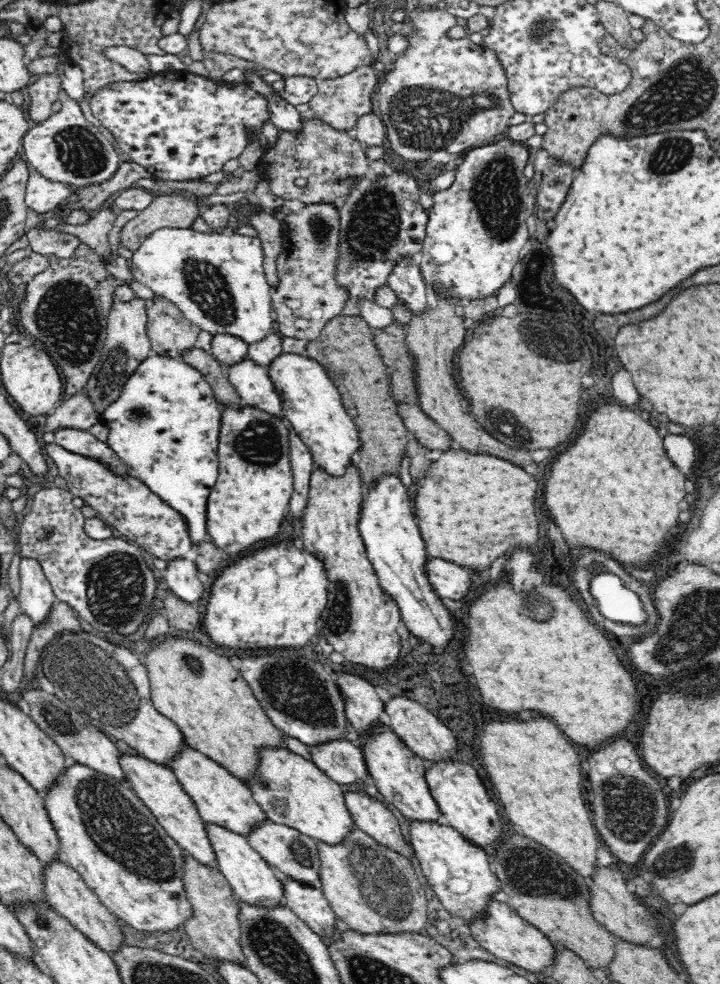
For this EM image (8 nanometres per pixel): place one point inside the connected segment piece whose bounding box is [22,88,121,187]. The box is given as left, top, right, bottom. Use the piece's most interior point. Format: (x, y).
(66, 148)

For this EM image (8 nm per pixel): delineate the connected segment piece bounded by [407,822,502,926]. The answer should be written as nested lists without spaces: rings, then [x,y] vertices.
[[[407,822],[411,845],[415,849],[415,858],[418,858],[422,874],[428,879],[439,902],[448,912],[457,918],[462,918],[466,926],[472,919],[479,918],[487,907],[489,900],[502,890],[498,877],[492,872],[491,853],[488,849],[471,843],[462,836],[460,831],[438,822]]]

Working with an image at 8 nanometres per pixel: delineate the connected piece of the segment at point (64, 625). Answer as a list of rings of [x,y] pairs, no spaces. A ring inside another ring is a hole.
[[[58,598],[54,601],[50,609],[48,618],[40,624],[35,625],[30,642],[25,652],[24,675],[27,684],[34,684],[37,676],[39,676],[39,660],[45,646],[56,636],[64,632],[80,631],[82,627],[76,619],[78,614],[75,610],[65,602]]]

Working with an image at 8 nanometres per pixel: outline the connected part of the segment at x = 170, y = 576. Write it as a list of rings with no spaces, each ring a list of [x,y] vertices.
[[[184,557],[173,558],[167,562],[162,572],[169,589],[182,600],[198,606],[204,594],[204,584],[198,579],[197,564]]]

